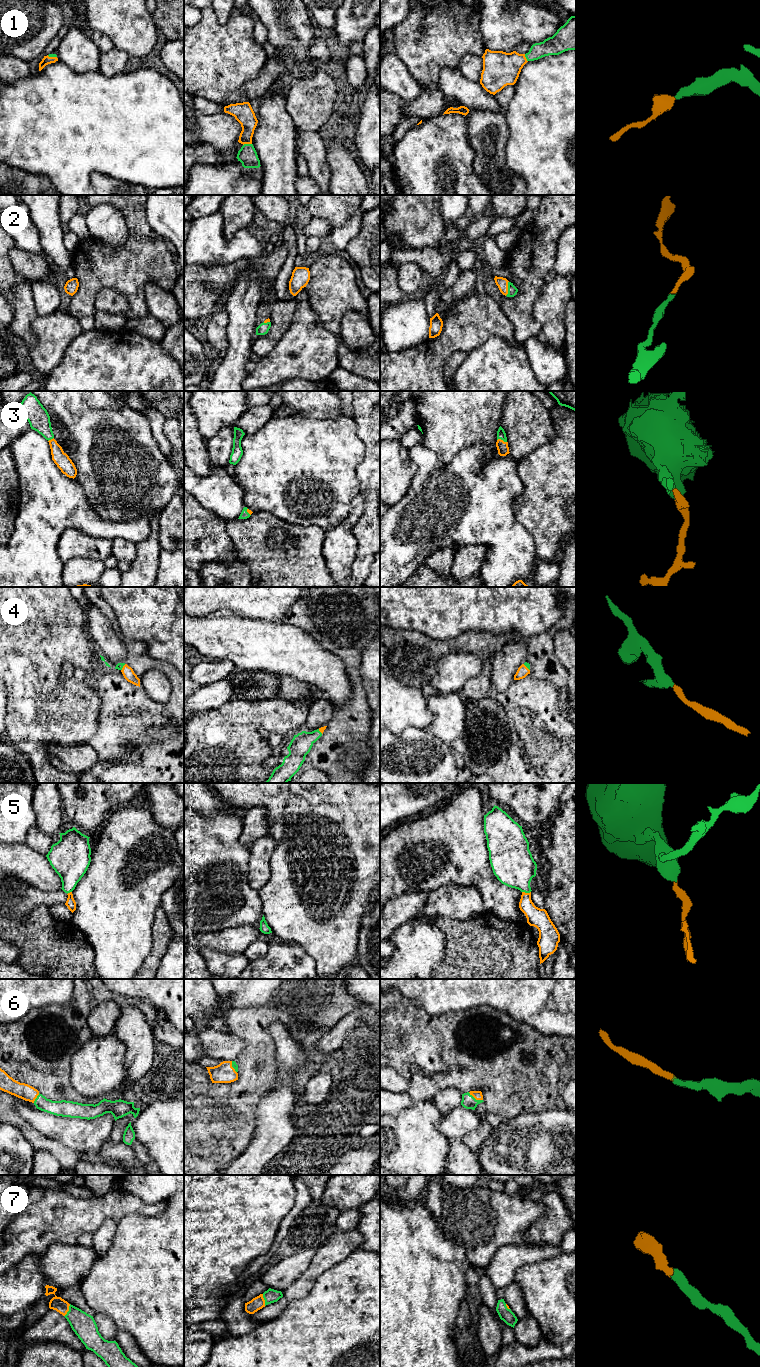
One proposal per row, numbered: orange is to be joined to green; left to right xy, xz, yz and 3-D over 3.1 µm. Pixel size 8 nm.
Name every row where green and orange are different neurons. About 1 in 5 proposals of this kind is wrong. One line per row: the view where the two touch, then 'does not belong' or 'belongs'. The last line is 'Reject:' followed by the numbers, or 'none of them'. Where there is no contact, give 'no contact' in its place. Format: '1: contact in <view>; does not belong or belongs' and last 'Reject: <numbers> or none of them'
1: contact in xz; belongs
2: contact in yz; belongs
3: contact in yz; belongs
4: contact in xy; belongs
5: contact in yz; belongs
6: contact in yz; belongs
7: contact in xy; belongs
Reject: none of them

